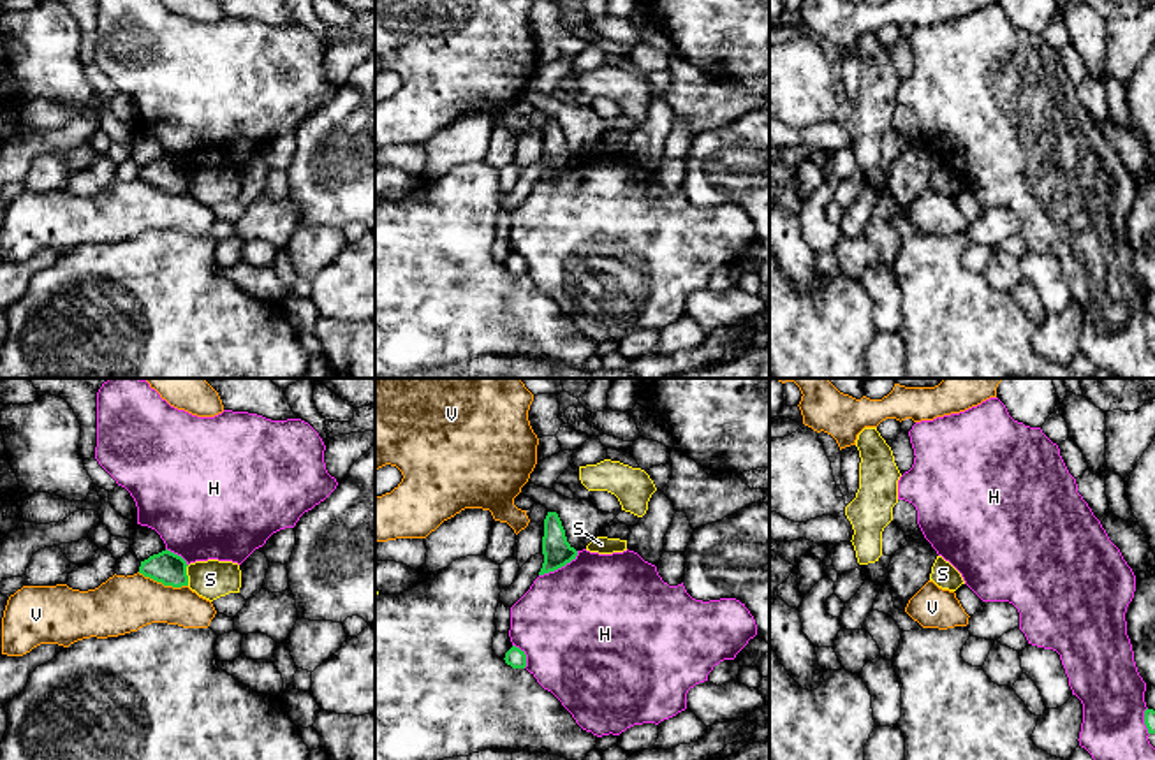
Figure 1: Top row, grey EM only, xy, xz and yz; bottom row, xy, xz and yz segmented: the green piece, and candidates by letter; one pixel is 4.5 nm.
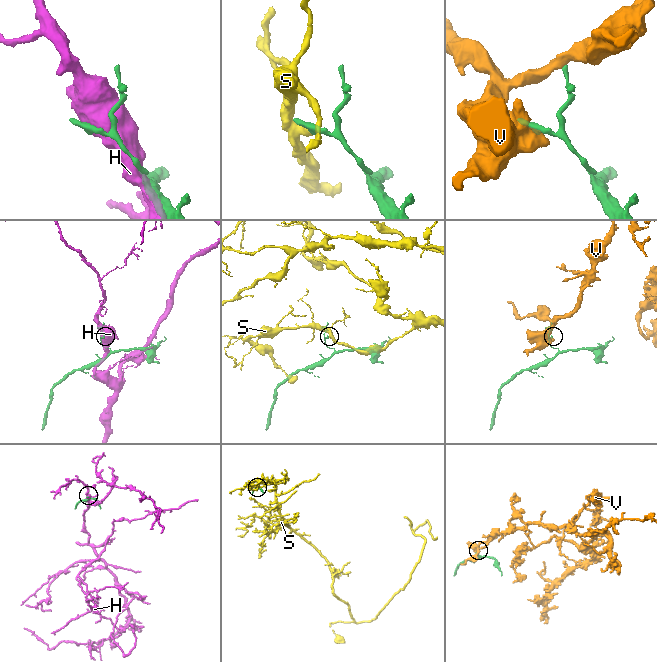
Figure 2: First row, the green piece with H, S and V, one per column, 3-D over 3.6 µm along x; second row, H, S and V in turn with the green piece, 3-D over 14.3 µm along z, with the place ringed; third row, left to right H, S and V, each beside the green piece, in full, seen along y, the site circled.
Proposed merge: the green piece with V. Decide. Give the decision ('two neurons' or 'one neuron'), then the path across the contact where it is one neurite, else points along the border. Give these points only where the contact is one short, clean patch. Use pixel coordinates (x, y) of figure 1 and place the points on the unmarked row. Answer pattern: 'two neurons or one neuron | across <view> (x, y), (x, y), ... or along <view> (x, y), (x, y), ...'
two neurons

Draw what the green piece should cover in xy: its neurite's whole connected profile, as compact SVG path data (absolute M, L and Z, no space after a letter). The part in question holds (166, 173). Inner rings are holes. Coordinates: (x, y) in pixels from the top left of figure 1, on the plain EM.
M166 155L141 167L139 179L164 192L181 194L188 192L187 172L181 162Z

